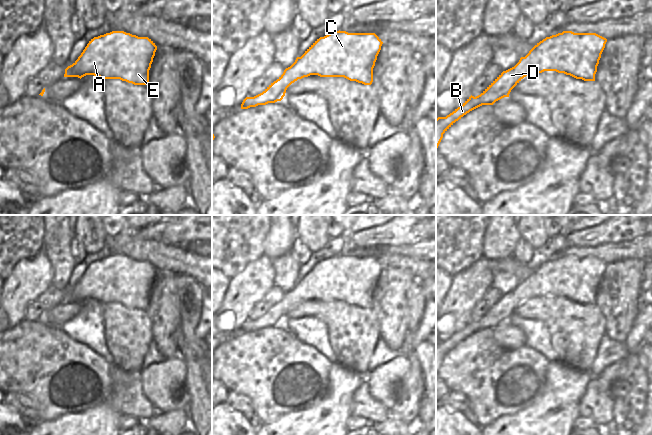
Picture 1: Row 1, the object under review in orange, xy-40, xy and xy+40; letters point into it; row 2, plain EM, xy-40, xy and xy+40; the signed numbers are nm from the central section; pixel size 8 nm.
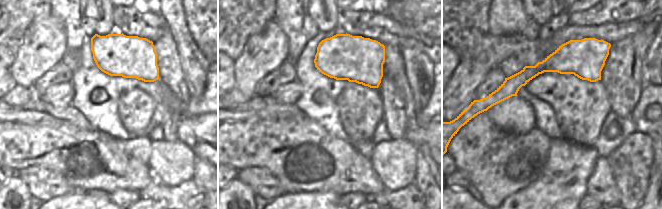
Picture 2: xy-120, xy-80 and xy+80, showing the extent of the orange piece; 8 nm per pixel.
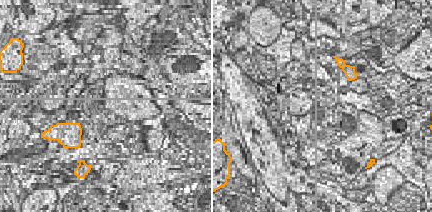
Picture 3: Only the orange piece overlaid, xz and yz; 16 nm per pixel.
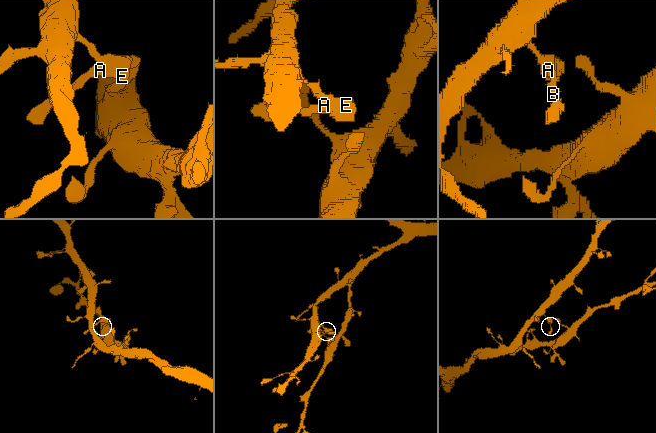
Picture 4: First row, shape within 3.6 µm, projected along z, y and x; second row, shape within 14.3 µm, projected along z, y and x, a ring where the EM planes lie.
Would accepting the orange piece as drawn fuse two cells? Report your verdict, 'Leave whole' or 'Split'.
Split

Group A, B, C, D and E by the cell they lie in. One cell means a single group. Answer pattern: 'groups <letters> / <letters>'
groups A C E / B D

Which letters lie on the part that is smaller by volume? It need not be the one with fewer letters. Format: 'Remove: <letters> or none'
Remove: B, D

